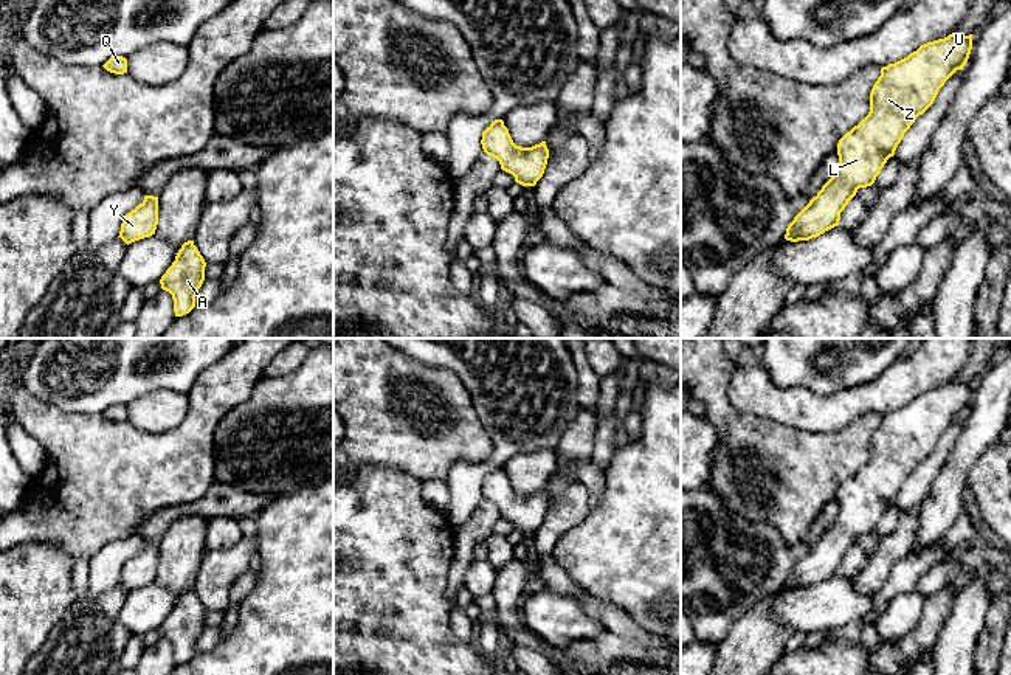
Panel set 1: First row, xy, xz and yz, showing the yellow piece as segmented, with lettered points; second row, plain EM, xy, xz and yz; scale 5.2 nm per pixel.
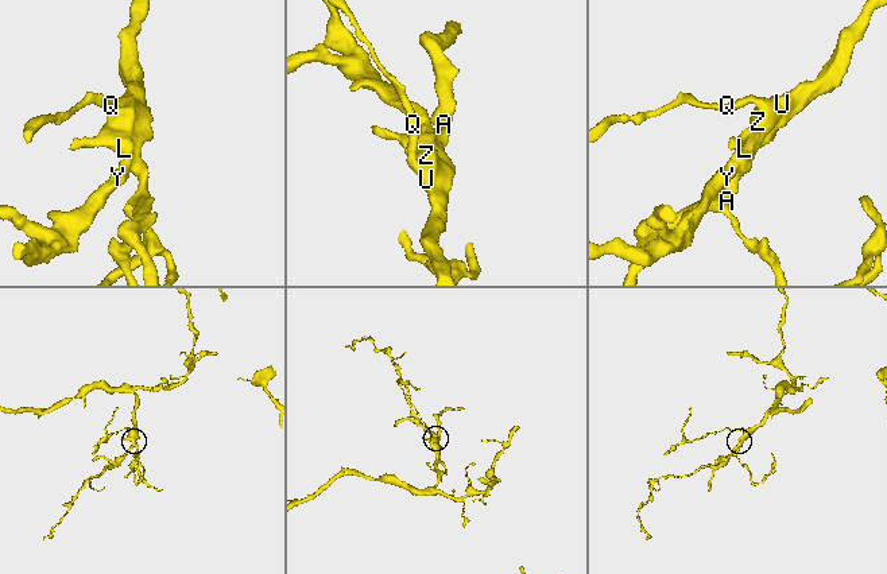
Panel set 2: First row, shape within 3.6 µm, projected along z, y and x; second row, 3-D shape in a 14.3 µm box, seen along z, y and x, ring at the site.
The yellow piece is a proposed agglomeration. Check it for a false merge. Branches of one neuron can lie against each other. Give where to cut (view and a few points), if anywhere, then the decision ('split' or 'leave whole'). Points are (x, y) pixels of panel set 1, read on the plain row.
no cut; leave whole

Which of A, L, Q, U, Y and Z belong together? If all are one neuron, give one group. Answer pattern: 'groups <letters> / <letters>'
groups A L Q U Y Z

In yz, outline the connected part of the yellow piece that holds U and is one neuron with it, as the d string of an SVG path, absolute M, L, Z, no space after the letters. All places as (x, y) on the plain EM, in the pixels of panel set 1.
M952 380L944 386L927 389L907 405L881 416L881 424L870 441L868 462L839 487L839 512L834 523L788 573L786 588L809 588L839 573L840 560L856 543L857 537L875 531L915 467L933 452L944 430L957 417L963 417L971 397L972 382L960 383Z

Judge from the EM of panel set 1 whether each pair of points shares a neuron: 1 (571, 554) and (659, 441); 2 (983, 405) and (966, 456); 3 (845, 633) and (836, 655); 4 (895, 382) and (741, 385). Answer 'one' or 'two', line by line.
1: one
2: one
3: two
4: one

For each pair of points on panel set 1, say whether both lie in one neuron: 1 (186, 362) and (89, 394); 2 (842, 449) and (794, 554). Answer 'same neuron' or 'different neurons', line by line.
1: same neuron
2: different neurons

